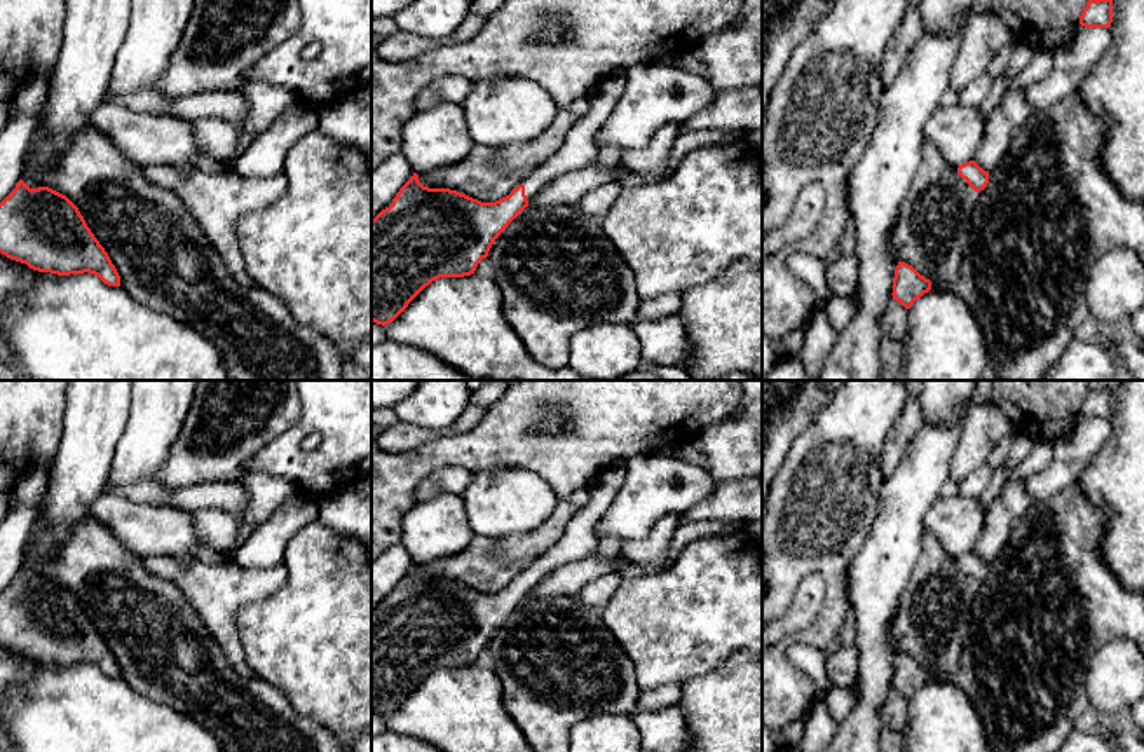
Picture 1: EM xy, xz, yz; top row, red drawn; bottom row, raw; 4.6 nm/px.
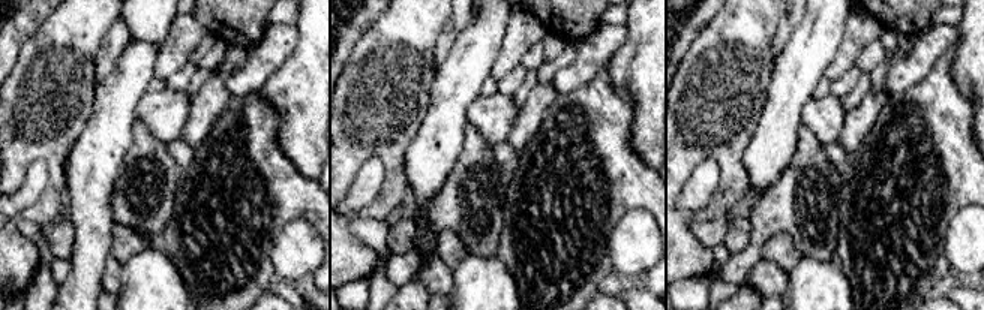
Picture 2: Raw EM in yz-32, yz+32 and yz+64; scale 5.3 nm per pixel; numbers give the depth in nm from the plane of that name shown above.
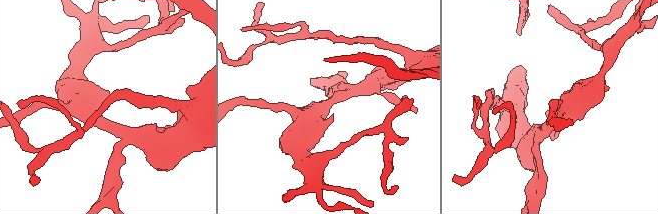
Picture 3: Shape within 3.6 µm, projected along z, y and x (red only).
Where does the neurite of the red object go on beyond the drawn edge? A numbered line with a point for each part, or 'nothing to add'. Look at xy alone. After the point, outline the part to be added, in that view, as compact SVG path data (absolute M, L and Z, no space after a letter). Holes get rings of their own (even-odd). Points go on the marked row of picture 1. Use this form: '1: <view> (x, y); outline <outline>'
nothing to add

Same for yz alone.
nothing to add

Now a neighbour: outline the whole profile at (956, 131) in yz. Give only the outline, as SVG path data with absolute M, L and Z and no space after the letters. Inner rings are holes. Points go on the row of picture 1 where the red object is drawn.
M938 106L924 126L926 141L931 141L947 162L959 167L973 161L985 131L985 115L980 106Z

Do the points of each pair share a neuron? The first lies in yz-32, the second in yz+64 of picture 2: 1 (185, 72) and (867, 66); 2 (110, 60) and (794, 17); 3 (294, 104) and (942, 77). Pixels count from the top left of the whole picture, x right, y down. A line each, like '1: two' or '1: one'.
1: two
2: one
3: two

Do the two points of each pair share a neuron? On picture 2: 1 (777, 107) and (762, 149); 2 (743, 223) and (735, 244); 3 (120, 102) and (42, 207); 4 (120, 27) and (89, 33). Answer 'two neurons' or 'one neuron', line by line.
1: one neuron
2: one neuron
3: two neurons
4: two neurons

